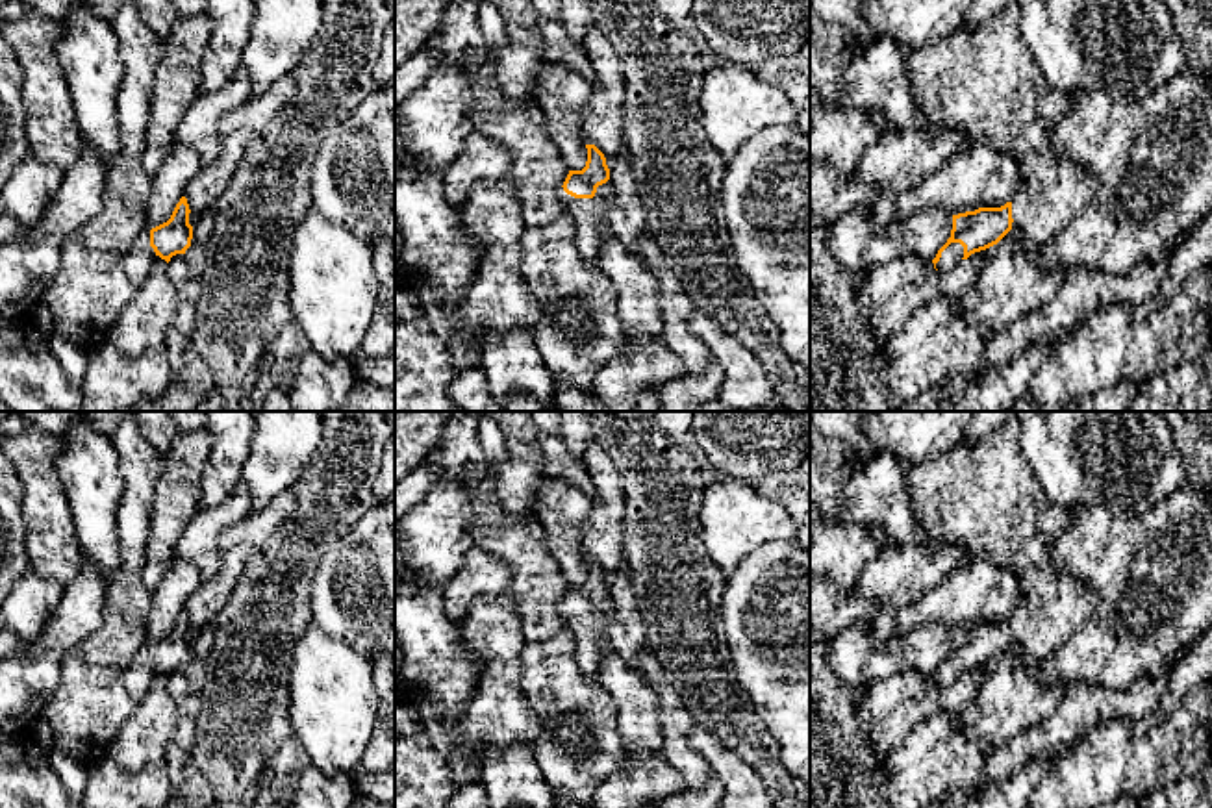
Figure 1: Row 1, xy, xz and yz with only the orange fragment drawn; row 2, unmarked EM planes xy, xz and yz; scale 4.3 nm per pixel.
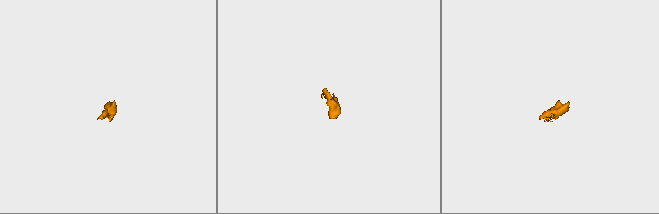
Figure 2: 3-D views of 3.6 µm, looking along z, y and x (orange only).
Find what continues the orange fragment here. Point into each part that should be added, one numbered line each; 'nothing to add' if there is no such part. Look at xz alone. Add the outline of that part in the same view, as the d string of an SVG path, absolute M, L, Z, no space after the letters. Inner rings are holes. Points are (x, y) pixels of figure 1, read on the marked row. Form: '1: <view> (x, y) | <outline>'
1: xz (588, 214) | M612 182L599 185L593 198L574 198L560 187L560 198L574 221L574 245L580 256L595 263L600 246L600 224L615 206Z

